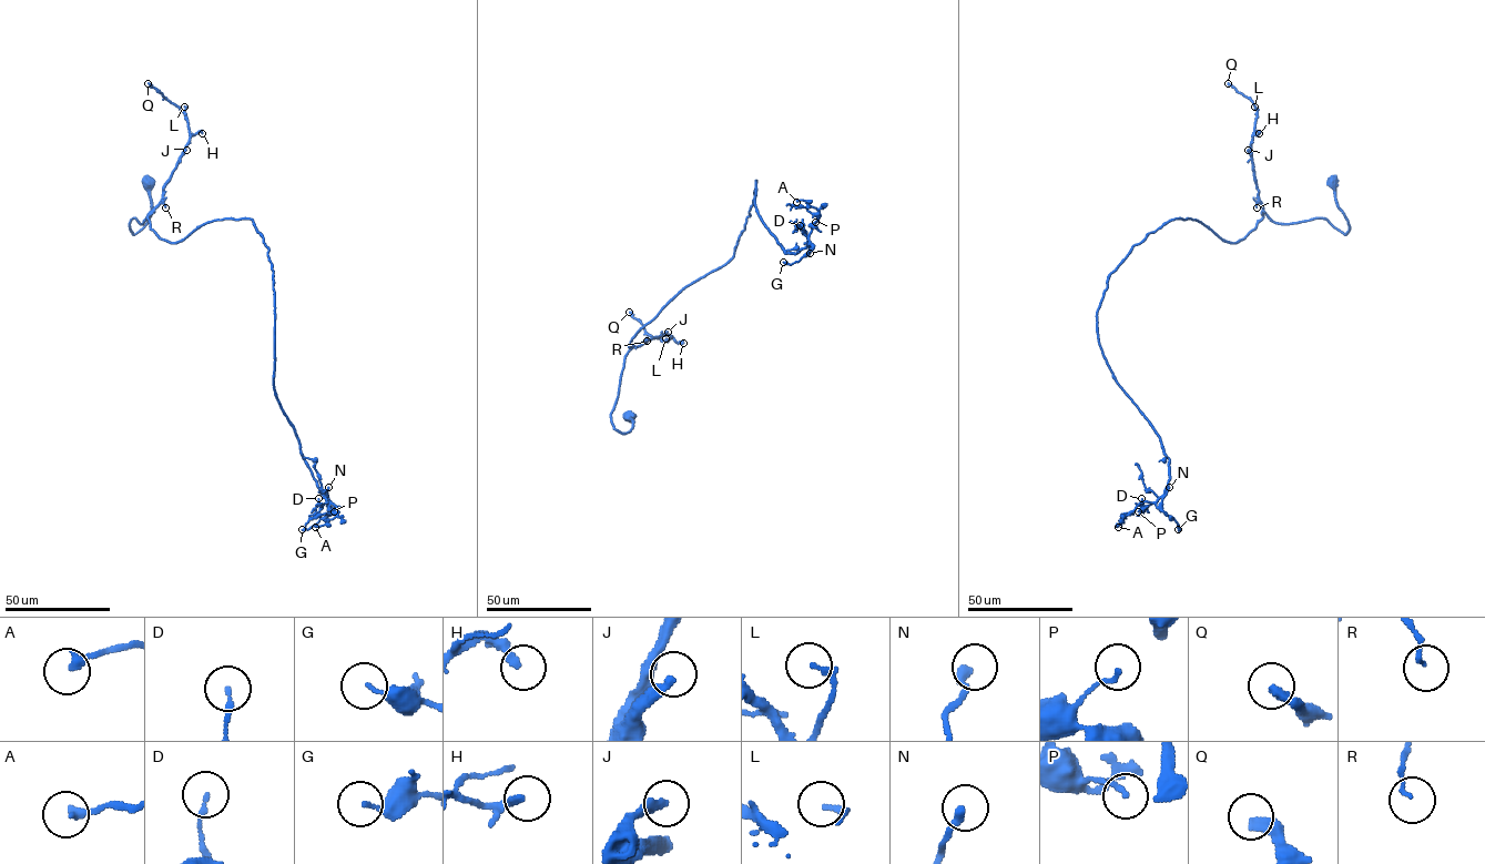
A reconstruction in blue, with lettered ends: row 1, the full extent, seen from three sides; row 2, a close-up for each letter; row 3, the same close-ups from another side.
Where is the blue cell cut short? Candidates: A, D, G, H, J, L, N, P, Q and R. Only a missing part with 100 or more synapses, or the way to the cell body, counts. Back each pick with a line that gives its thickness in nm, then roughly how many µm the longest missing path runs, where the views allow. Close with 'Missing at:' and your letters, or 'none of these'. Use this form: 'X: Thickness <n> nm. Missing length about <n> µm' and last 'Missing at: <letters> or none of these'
J: Thickness 320 nm. Missing length about 80 µm
Missing at: J

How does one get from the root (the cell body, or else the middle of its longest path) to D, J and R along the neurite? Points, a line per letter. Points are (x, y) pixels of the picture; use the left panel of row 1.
D: (148, 182), (133, 234), (151, 212), (171, 243), (224, 219), (263, 237), (274, 389), (318, 498)
J: (148, 182), (151, 215), (133, 234), (130, 222), (134, 217), (142, 223), (161, 201), (164, 184), (186, 150)
R: (148, 182), (151, 215), (133, 234), (130, 222), (133, 217), (142, 223), (162, 202), (165, 207)

